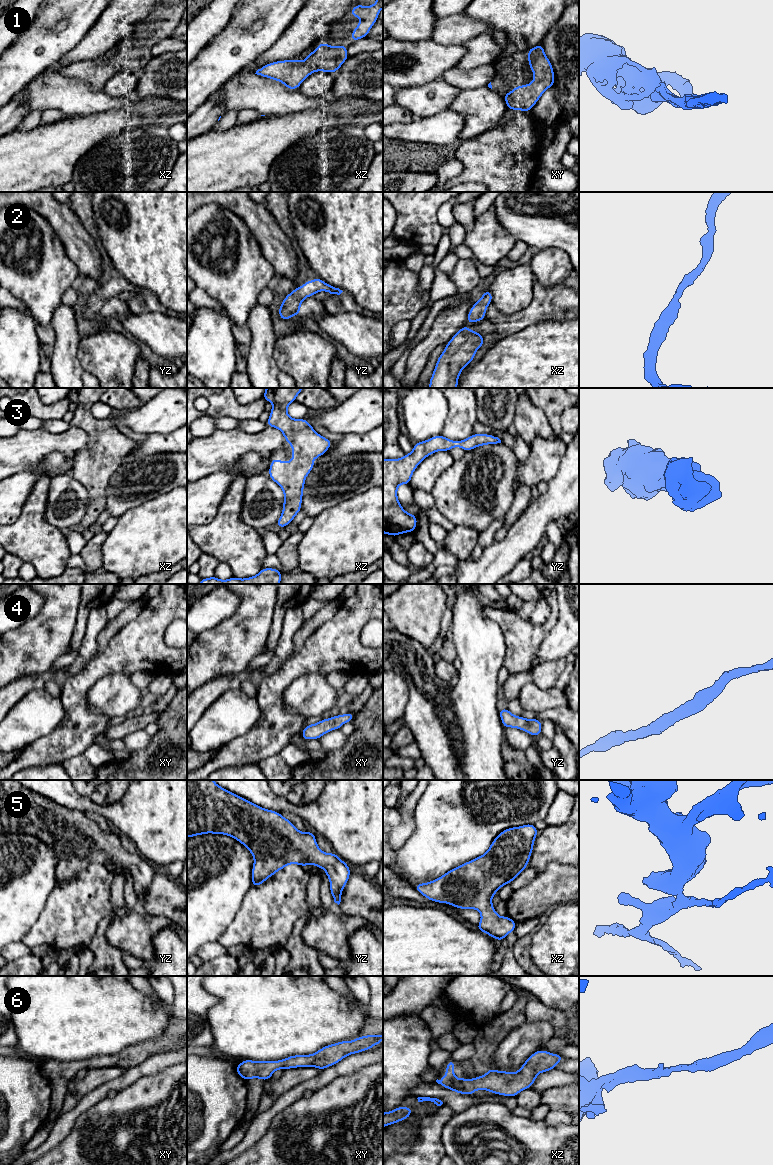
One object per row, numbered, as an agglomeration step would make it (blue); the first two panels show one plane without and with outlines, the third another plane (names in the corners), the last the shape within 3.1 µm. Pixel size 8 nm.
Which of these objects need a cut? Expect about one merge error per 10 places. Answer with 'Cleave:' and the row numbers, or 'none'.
Cleave: none

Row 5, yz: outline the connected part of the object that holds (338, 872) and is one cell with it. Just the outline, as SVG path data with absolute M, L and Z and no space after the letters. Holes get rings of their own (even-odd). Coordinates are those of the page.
M187 780L187 838L202 834L228 835L243 844L252 854L252 886L258 887L289 864L315 865L325 870L334 902L341 902L350 869L334 852L324 853L317 845L313 831L303 833L279 812L262 808L232 793L213 780Z

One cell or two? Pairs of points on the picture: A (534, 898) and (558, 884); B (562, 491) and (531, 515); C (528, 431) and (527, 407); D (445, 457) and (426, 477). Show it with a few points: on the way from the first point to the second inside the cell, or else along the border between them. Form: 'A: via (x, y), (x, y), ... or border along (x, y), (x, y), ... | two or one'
A: via (540, 893), (552, 885) | one
B: via (554, 499), (539, 514) | one
C: via (528, 425), (527, 413) | one
D: via (440, 462), (430, 472) | one

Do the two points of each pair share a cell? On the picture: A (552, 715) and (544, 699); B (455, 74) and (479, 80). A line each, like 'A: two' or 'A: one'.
A: two
B: one

